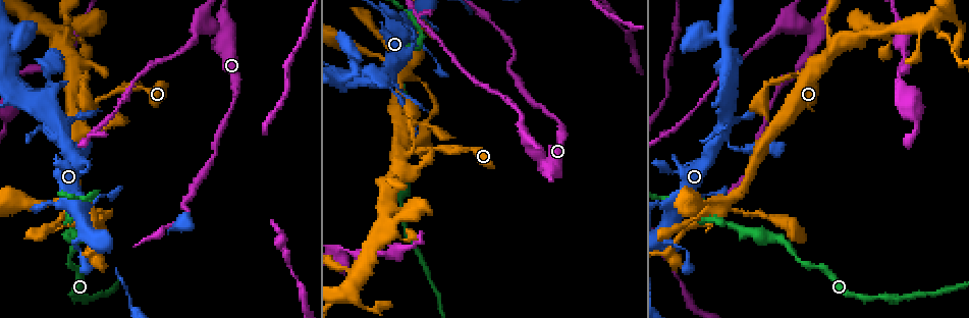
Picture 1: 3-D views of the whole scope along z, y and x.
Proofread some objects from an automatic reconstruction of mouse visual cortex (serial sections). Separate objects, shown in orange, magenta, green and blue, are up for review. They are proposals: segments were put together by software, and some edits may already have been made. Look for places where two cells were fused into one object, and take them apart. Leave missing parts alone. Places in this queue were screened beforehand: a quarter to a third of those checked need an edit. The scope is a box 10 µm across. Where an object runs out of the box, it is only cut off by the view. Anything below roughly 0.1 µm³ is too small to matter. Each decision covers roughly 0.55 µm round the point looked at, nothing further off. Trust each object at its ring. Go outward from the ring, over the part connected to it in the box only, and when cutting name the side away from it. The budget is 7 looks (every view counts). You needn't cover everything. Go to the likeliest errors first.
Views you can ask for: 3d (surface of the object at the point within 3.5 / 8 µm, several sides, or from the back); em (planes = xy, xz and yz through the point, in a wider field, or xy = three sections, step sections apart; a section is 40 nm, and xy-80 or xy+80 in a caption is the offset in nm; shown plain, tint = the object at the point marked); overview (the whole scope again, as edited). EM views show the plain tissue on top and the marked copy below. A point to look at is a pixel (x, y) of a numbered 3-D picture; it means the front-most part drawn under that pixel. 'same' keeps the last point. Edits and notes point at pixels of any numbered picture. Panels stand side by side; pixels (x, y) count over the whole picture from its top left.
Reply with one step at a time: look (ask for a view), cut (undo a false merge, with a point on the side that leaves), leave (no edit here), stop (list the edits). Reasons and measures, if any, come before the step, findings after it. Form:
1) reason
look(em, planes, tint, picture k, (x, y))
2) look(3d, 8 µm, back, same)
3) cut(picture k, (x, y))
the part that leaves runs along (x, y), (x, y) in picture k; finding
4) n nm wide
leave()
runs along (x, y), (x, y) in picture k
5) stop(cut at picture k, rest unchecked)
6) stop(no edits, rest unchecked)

a narrow waist
look(3d, 3.5 µm, picture 1, (50, 78))

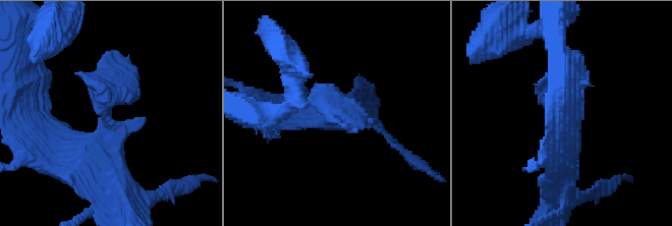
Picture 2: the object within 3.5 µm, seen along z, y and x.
look(em, xy, step 2, tint, picture 2, (105, 118))

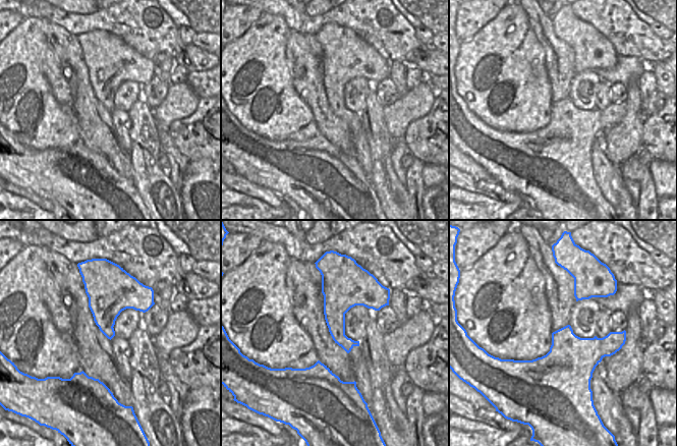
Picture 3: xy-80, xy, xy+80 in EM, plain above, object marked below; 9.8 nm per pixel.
leave()
runs along (101, 175), (104, 97), (138, 78) in picture 2; continuous, no second cell

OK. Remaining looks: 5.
sudden change in width
look(3d, 3.5 µm, picture 1, (725, 204))

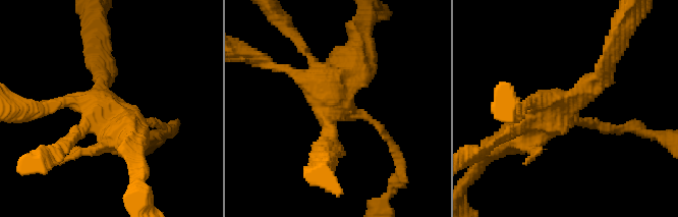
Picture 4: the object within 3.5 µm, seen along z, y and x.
now the EM
look(em, xy, step 2, tint, picture 4, (563, 106))

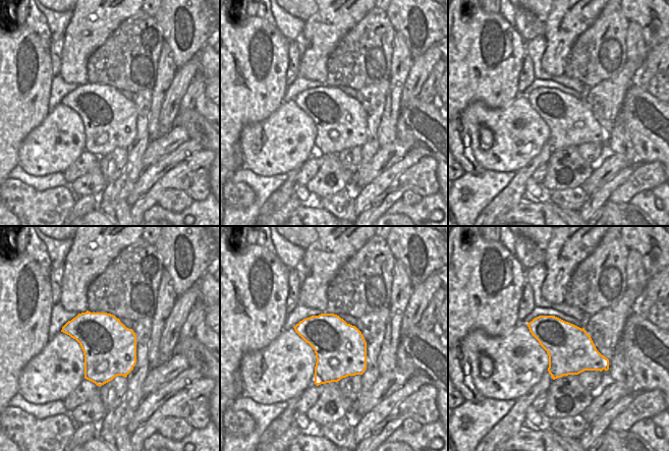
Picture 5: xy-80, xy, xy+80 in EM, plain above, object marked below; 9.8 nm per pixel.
leave()
one cell here

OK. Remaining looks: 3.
abrupt turn
look(3d, 8 µm, picture 1, (547, 167))

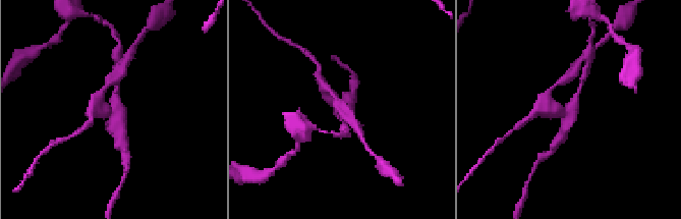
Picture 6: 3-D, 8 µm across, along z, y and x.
look(em, xy, step 1, tint, same)

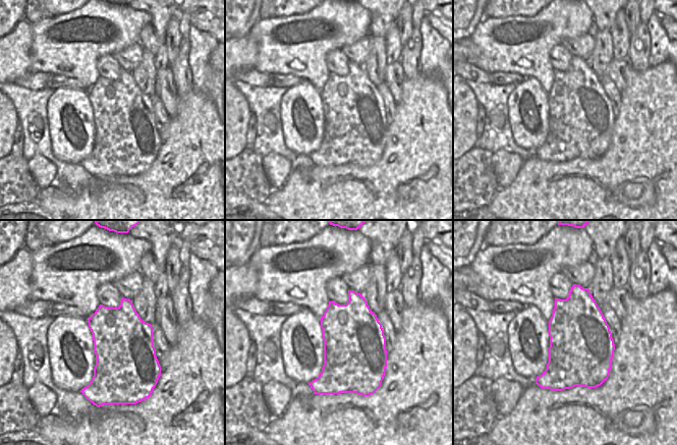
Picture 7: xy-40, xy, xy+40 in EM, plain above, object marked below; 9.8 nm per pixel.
cut(picture 6, (554, 109))
the part that leaves runs along (564, 112), (538, 109), (530, 117) in picture 6; two cells meet here

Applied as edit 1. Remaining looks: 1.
stop(cut at picture 6, rest unchecked)

